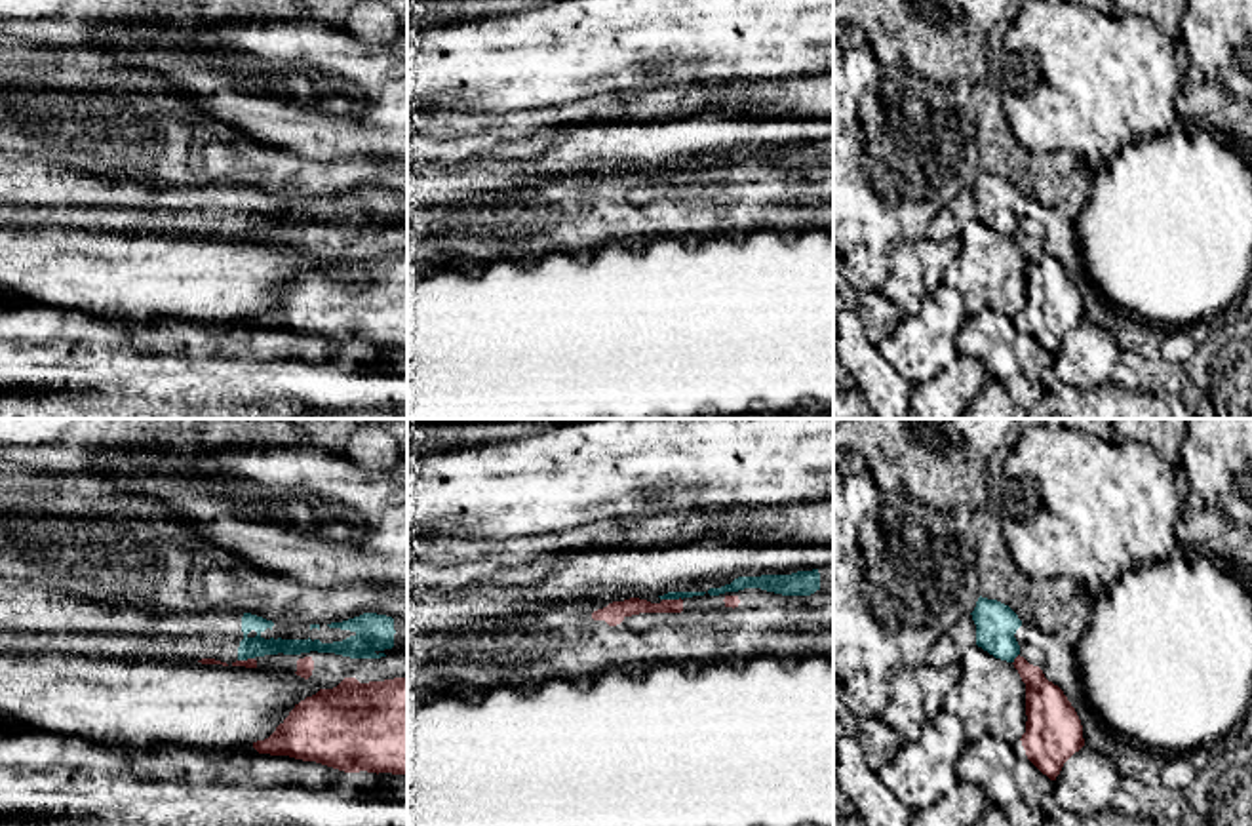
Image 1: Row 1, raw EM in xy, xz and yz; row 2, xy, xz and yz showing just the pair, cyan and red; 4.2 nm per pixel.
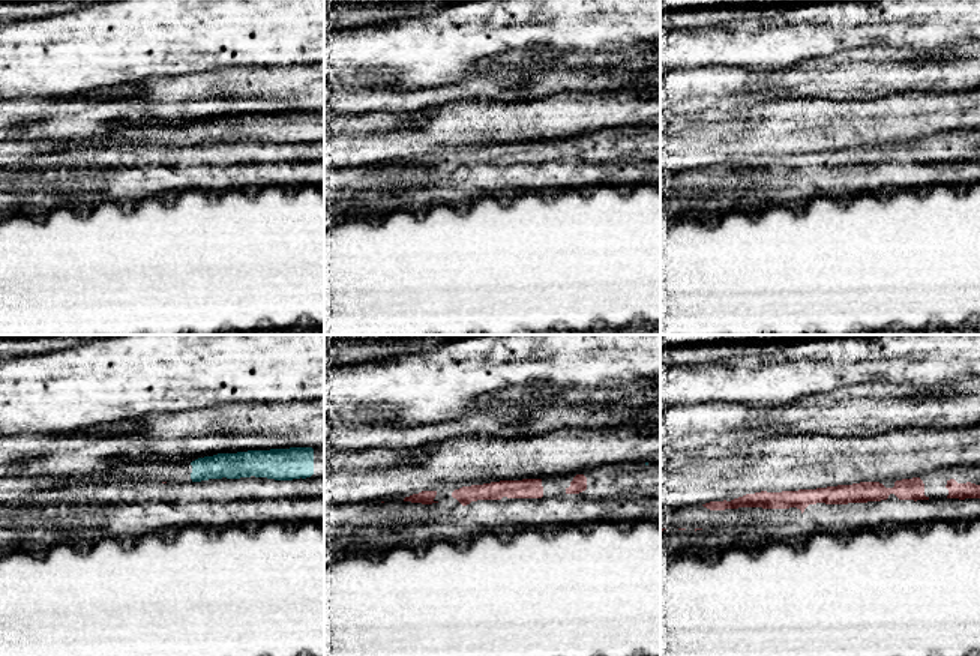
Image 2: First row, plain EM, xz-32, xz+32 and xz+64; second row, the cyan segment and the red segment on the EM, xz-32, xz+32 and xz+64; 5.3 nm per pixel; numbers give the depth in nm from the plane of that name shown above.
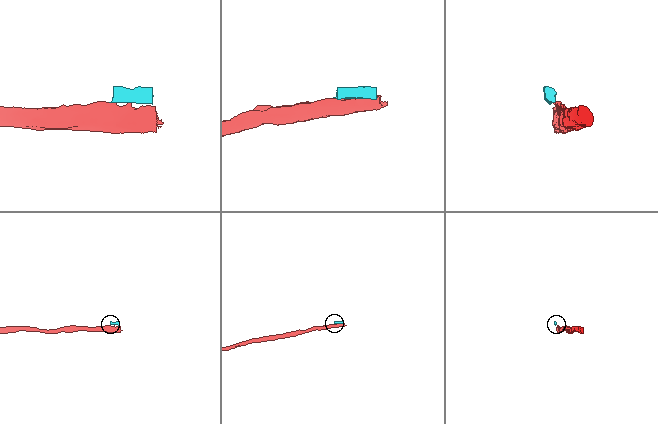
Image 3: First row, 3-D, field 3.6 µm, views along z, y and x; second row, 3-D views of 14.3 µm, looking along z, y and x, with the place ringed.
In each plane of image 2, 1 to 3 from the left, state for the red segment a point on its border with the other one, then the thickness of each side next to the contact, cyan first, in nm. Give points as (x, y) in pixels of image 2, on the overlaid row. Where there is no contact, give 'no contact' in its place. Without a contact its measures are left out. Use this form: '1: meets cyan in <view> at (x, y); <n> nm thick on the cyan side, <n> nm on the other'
1: no contact
2: no contact
3: no contact

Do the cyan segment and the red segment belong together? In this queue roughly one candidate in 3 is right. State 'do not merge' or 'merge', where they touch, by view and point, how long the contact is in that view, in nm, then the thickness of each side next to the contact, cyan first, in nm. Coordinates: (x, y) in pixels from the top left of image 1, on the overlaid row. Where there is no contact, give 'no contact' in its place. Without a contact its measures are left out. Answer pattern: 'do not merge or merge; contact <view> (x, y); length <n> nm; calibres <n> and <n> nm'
do not merge; contact xz (672, 598); length 90 nm; calibres 30 and 90 nm

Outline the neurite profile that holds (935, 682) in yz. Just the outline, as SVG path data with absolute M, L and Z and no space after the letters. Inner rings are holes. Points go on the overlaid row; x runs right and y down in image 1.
M959 662L948 666L900 666L892 678L890 702L881 719L904 740L915 740L923 723L944 710L944 697L959 679Z

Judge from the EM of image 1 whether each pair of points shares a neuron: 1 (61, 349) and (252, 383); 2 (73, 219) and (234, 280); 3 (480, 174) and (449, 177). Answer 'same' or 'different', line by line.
1: same
2: different
3: same

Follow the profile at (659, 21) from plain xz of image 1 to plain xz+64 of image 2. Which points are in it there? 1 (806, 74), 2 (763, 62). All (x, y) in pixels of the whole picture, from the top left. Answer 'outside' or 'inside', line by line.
1: outside
2: inside

